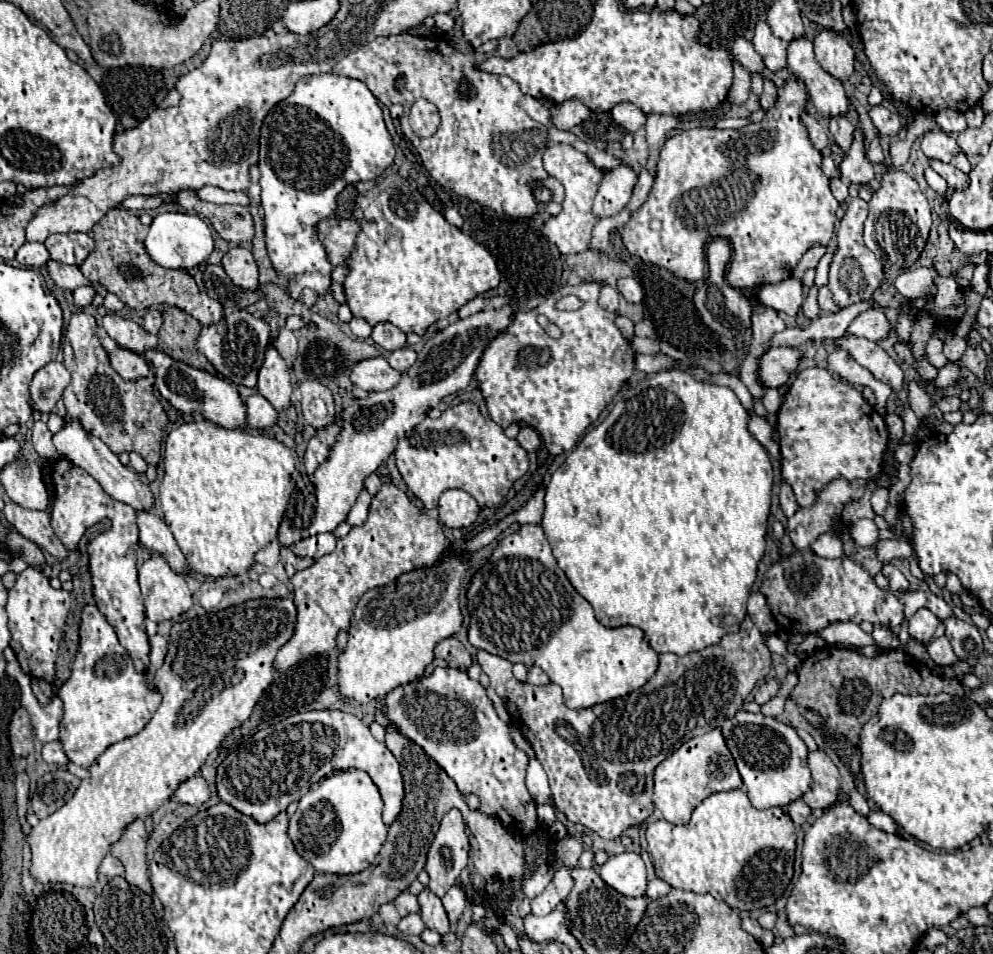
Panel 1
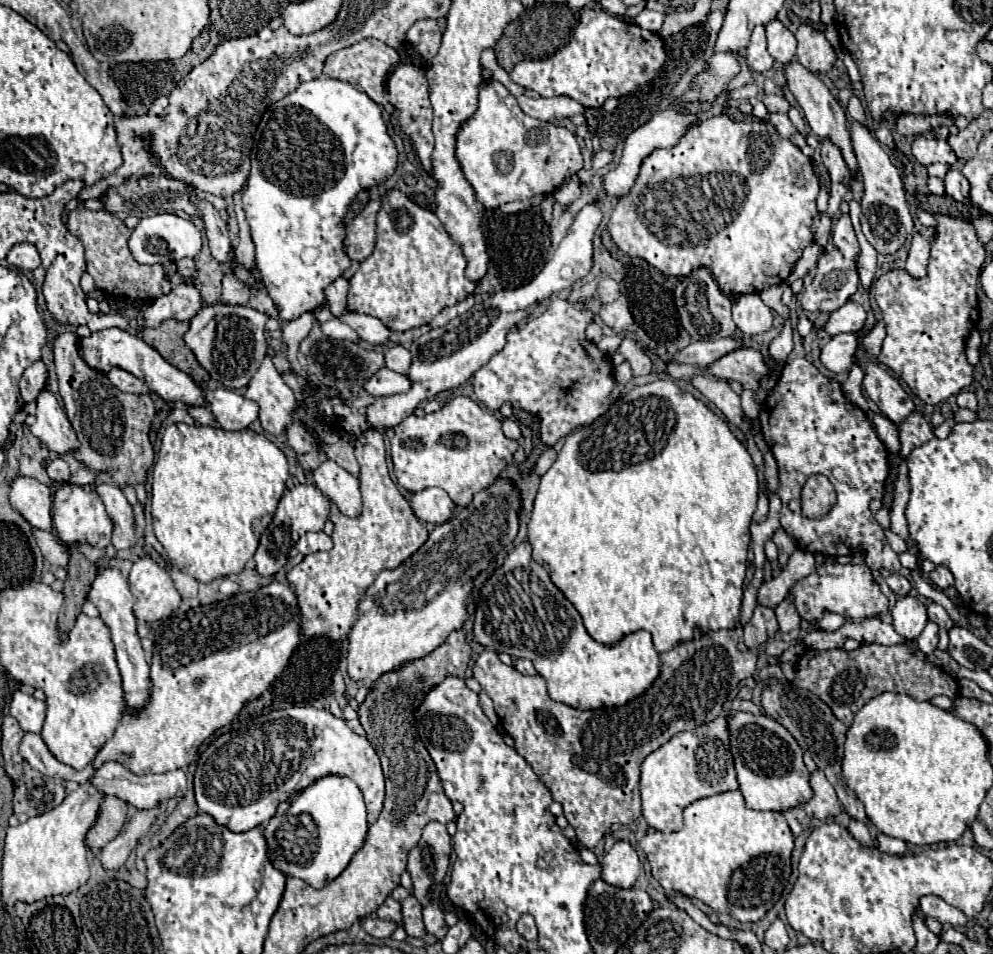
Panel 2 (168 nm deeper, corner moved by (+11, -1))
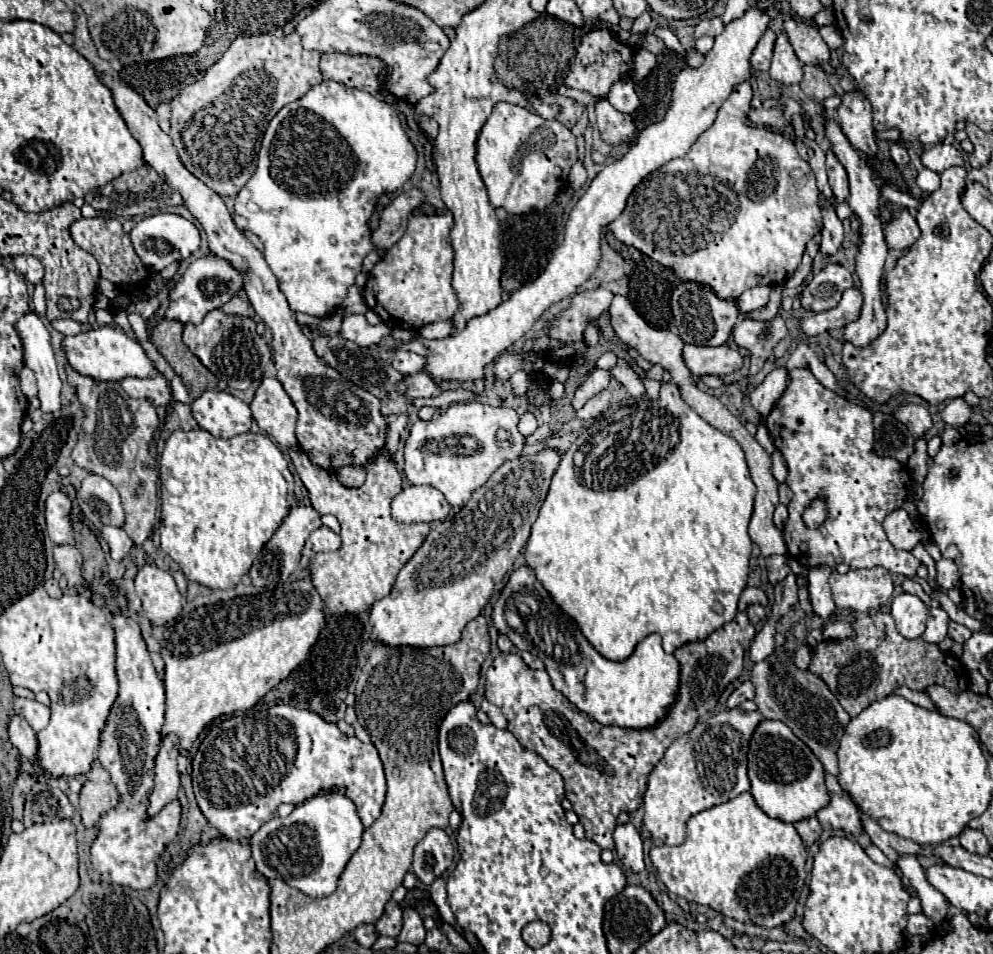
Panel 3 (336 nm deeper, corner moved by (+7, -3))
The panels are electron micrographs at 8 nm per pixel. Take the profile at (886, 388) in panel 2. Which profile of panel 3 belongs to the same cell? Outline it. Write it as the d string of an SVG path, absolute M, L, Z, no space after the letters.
M912 403L902 405L902 407L894 413L894 417L896 417L900 423L904 423L904 425L908 427L908 431L910 431L916 439L918 439L918 437L924 437L926 431L934 425L928 409L922 407L922 405L912 405Z

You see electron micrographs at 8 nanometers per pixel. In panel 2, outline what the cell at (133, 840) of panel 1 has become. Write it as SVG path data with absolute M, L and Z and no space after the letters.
M104 795L100 817L98 817L96 825L88 831L86 845L92 851L98 851L100 847L104 847L112 839L116 839L126 823L126 817L128 817L128 805L118 797Z

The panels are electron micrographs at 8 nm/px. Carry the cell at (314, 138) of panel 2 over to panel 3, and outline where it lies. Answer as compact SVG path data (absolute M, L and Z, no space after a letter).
M322 81L298 101L284 105L270 121L258 153L258 167L236 195L234 221L242 231L256 233L264 243L264 259L278 277L290 309L312 317L328 317L340 309L362 261L374 251L368 221L380 195L390 195L412 177L418 153L408 139L398 113L382 99L346 87L338 81Z

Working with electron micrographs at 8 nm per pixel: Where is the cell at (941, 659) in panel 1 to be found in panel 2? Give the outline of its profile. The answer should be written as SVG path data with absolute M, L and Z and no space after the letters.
M928 621L928 625L924 627L922 635L918 637L918 649L924 655L930 655L936 647L938 647L938 625L932 623L932 621Z

